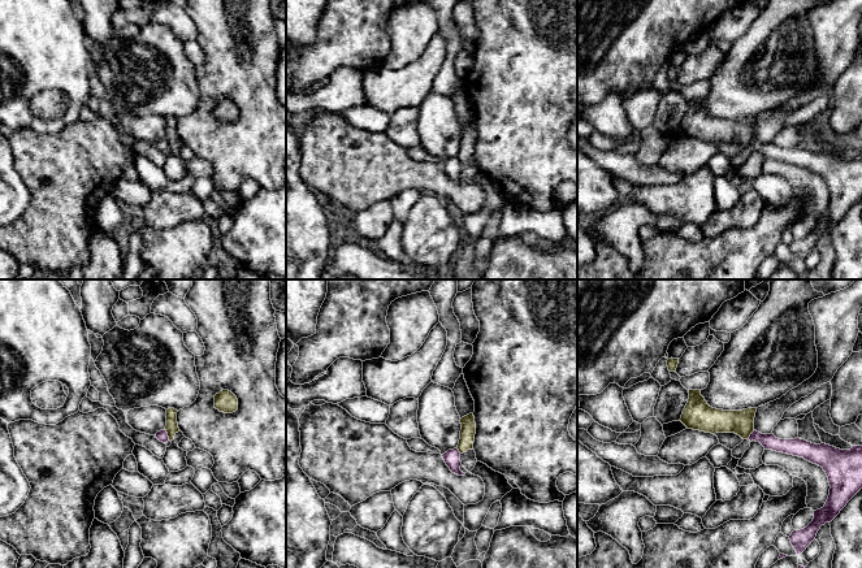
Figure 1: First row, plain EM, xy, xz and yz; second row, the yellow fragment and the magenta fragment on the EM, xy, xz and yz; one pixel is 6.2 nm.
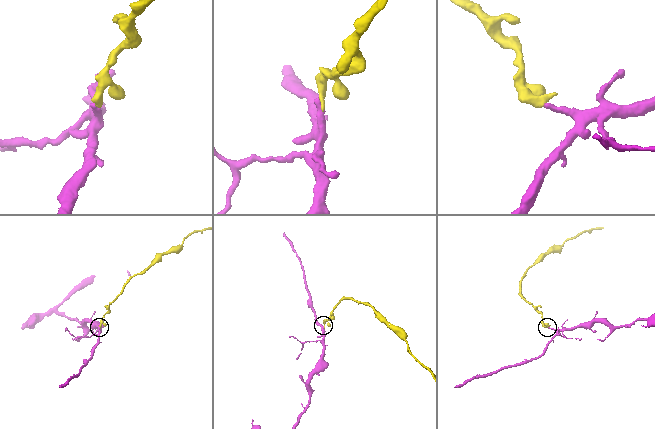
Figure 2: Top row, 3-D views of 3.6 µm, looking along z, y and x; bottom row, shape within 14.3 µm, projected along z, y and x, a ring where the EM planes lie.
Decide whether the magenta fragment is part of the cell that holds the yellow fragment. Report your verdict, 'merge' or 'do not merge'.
do not merge

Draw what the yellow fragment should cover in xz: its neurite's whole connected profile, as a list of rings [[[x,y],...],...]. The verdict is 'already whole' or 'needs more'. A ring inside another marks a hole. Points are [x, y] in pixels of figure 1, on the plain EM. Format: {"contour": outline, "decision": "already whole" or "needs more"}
{"contour": [[[469,122],[460,127],[462,139],[458,159],[460,161],[462,174],[471,181],[476,172],[476,161],[473,159],[475,143],[476,143],[476,131],[473,122]]], "decision": "needs more"}

